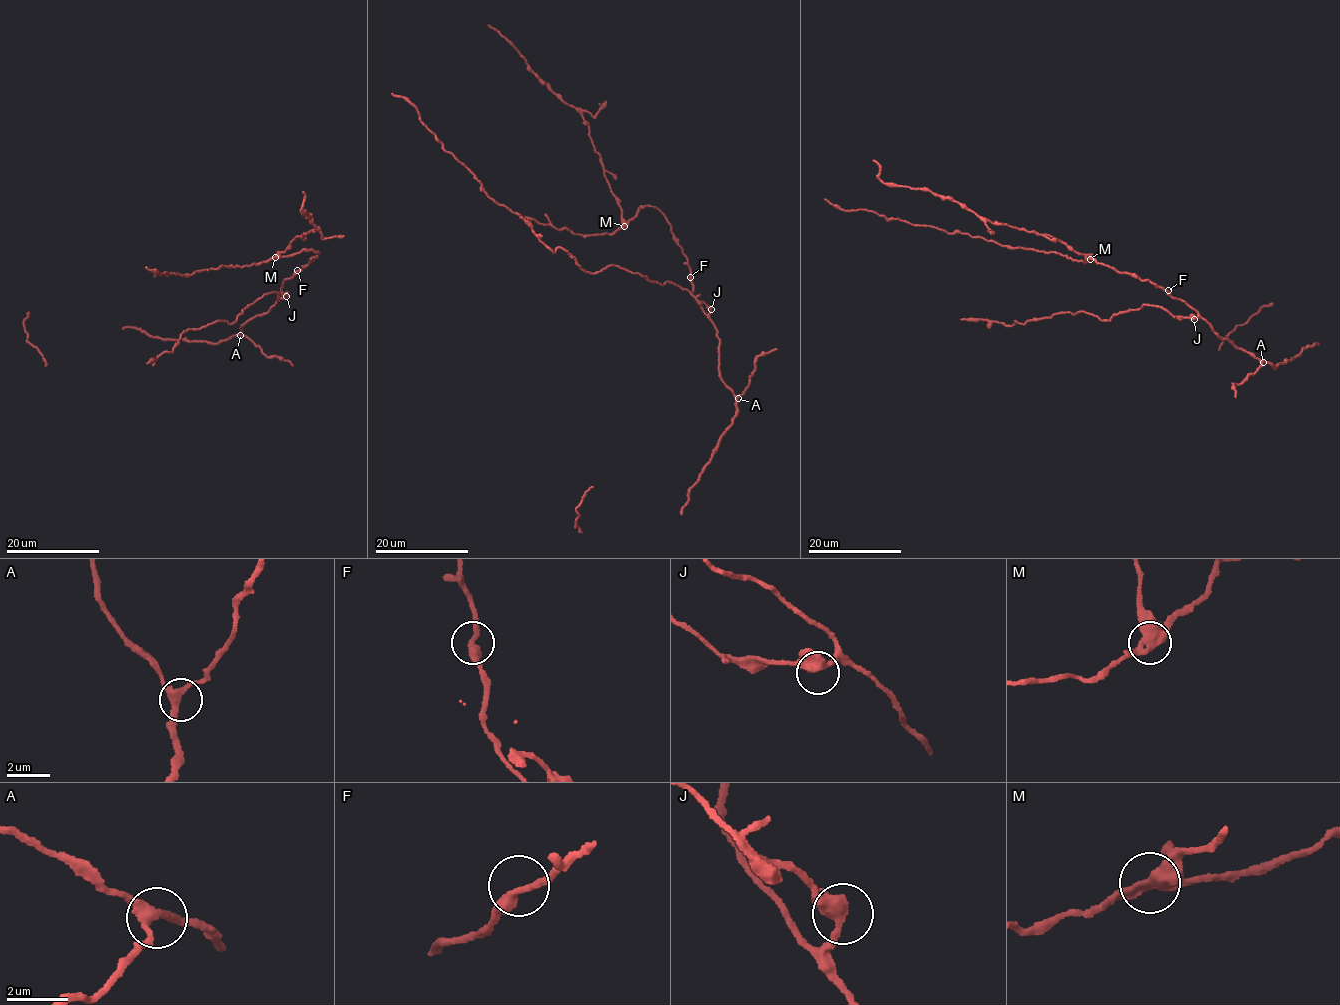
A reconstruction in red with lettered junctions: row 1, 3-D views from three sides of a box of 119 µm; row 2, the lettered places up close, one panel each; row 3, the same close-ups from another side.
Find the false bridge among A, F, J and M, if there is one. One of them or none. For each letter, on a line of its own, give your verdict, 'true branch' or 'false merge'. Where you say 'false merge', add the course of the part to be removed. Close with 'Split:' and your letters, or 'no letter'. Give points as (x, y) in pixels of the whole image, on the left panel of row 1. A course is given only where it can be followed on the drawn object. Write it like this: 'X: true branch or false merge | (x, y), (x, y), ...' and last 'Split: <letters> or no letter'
A: true branch
F: true branch
J: true branch
M: false merge | (275, 257), (289, 249), (295, 237), (316, 229), (306, 211), (303, 215), (301, 210), (302, 191)
Split: M

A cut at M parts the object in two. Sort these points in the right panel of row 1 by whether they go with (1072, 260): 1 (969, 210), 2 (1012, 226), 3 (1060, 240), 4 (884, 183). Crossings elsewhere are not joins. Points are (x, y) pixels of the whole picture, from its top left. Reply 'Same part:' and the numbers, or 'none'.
Same part: none

